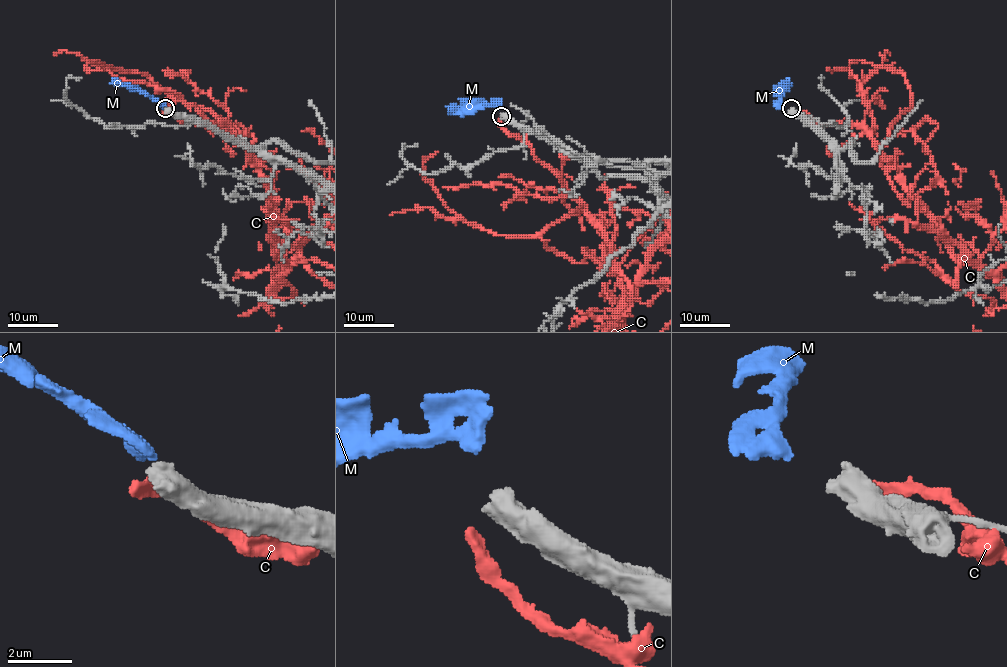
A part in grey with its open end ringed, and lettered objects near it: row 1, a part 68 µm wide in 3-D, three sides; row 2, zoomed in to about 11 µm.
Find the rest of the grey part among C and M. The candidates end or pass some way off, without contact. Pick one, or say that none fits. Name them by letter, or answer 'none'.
none

